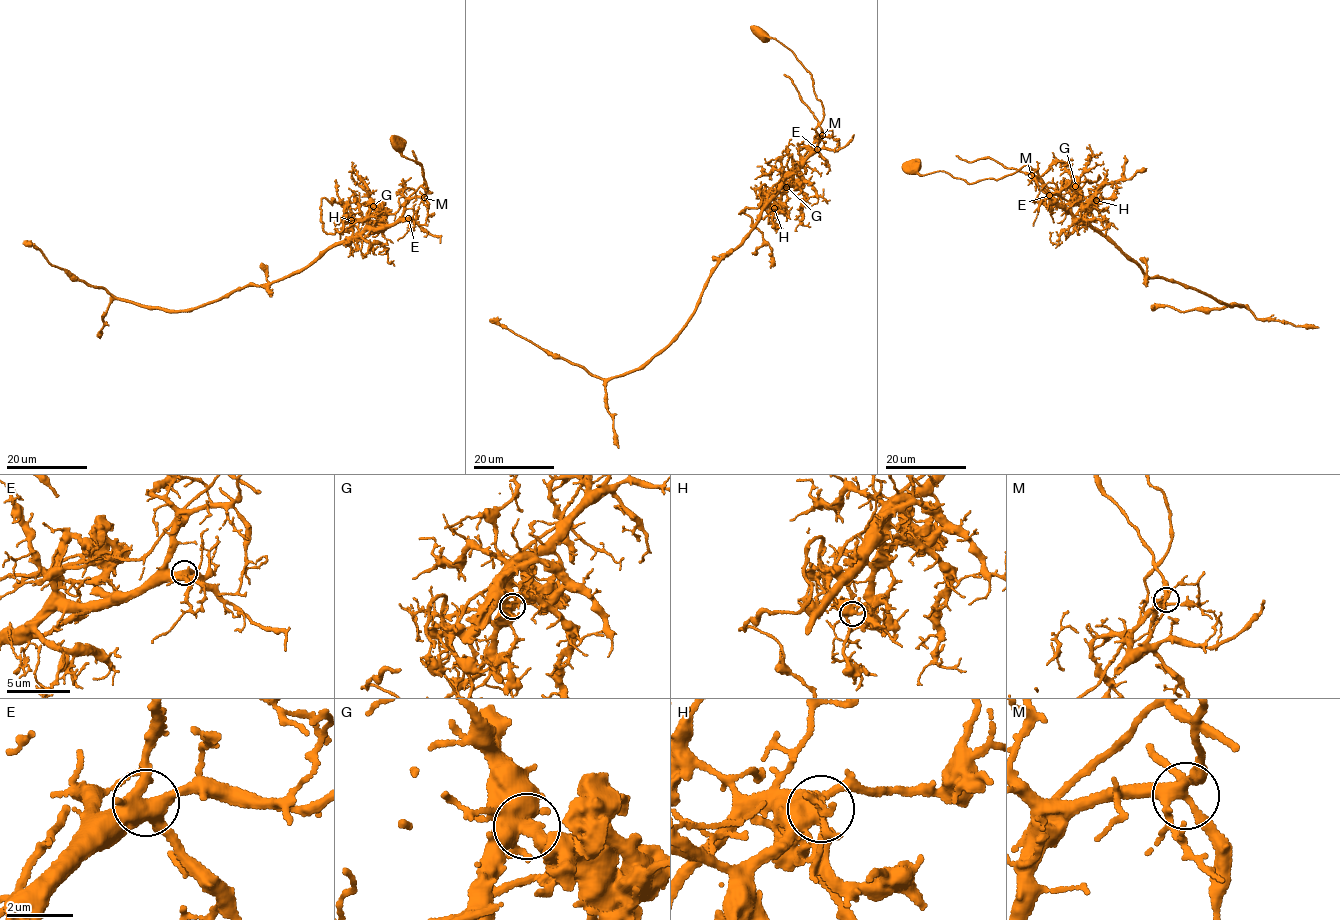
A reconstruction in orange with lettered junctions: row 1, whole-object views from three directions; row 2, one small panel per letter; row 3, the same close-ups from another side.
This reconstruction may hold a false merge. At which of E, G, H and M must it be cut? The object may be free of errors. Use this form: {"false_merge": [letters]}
{"false_merge": ["G"]}

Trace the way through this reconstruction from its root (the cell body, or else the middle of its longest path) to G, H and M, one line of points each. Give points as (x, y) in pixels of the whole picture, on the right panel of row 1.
G: (1139, 267), (1127, 259), (1112, 241), (1090, 227), (1085, 219), (1086, 209), (1075, 198), (1075, 186)
H: (1139, 267), (1127, 259), (1112, 241), (1088, 225), (1086, 210), (1096, 200)
M: (1139, 267), (1127, 259), (1112, 241), (1086, 224), (1074, 221), (1068, 211), (1056, 206), (1038, 178), (1031, 175)

